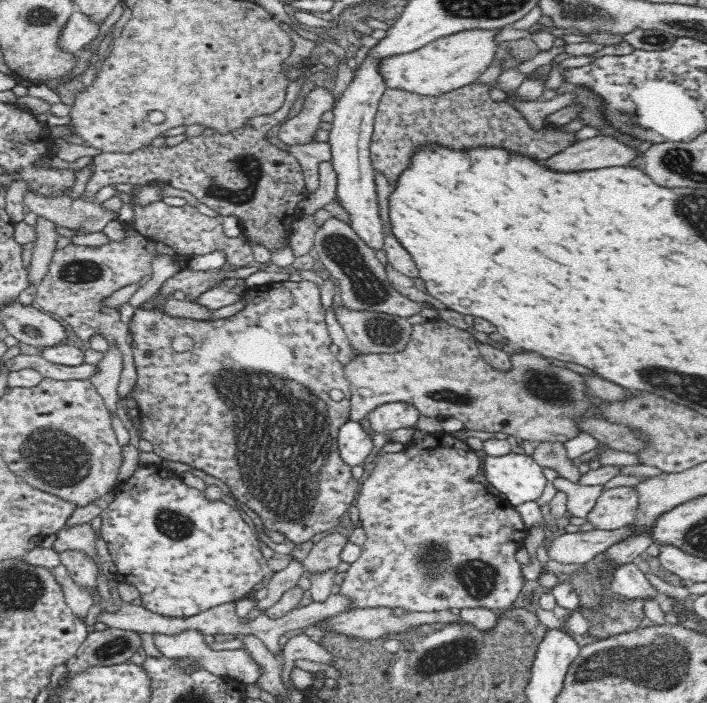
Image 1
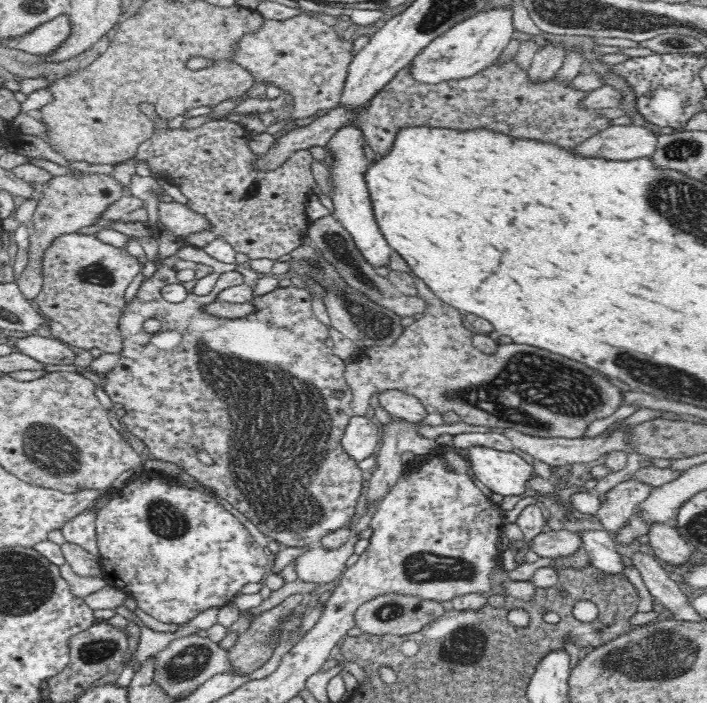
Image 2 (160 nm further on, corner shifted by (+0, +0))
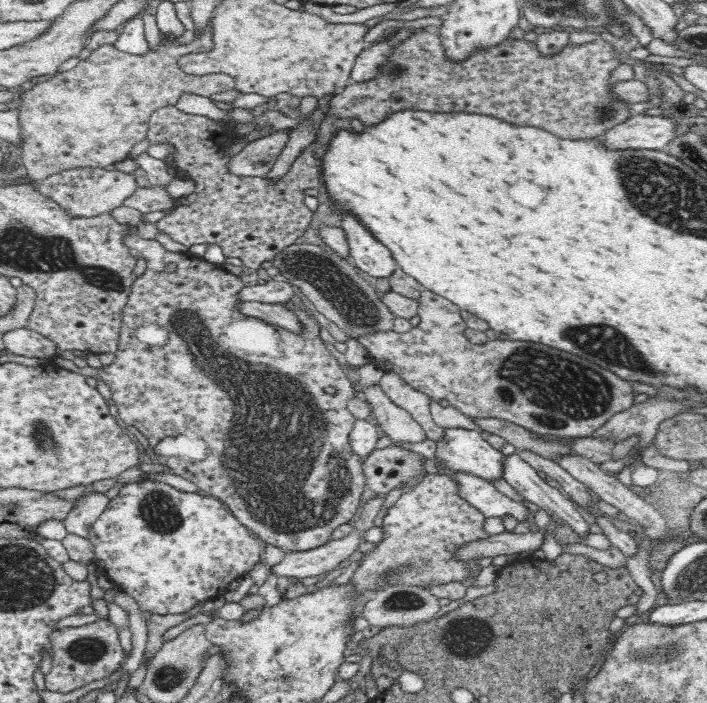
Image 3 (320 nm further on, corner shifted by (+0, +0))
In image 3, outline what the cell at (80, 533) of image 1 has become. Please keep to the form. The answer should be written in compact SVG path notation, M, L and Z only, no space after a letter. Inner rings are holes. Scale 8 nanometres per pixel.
M86 491L73 503L72 510L63 520L67 531L87 538L92 524L106 510L110 501L102 492Z

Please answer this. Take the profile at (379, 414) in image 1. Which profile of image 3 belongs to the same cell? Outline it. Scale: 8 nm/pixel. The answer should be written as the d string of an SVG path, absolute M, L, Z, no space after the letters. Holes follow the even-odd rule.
M384 371L379 384L392 403L414 417L414 420L425 430L427 437L440 440L444 436L444 429L436 424L430 415L430 398L426 394L412 388L400 375L392 371Z

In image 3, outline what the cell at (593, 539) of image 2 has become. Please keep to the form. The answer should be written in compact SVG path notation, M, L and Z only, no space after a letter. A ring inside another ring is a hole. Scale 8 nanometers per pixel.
M516 452L503 456L503 478L524 499L537 504L555 519L570 524L579 536L590 534L590 528L577 505L562 496L558 489L548 485Z

